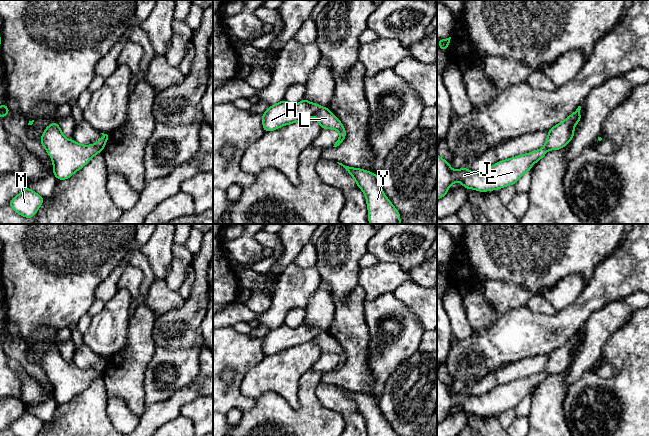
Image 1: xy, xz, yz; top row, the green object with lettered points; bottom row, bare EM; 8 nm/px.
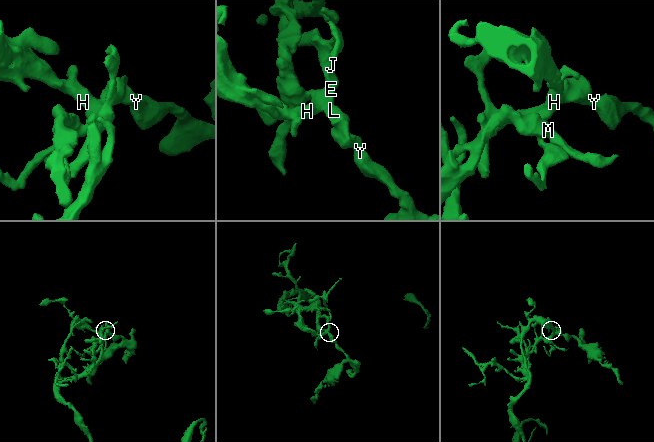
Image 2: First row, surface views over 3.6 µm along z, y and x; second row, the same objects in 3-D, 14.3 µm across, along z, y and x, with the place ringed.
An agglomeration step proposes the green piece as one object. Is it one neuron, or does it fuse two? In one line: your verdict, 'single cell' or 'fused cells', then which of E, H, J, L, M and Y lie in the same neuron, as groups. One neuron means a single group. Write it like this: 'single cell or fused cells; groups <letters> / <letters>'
fused cells; groups E H J M / L Y

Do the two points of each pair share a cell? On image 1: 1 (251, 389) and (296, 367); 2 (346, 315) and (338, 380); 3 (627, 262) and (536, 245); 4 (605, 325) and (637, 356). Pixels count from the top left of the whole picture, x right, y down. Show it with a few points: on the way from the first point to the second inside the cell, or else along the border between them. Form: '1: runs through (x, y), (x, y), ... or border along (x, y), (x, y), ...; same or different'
1: runs through (262, 378), (273, 373), (280, 373), (285, 368); same
2: runs through (351, 331), (352, 364); same
3: border along (621, 240), (618, 247), (595, 268), (592, 277); different
4: border along (630, 317), (606, 341), (600, 353); different

